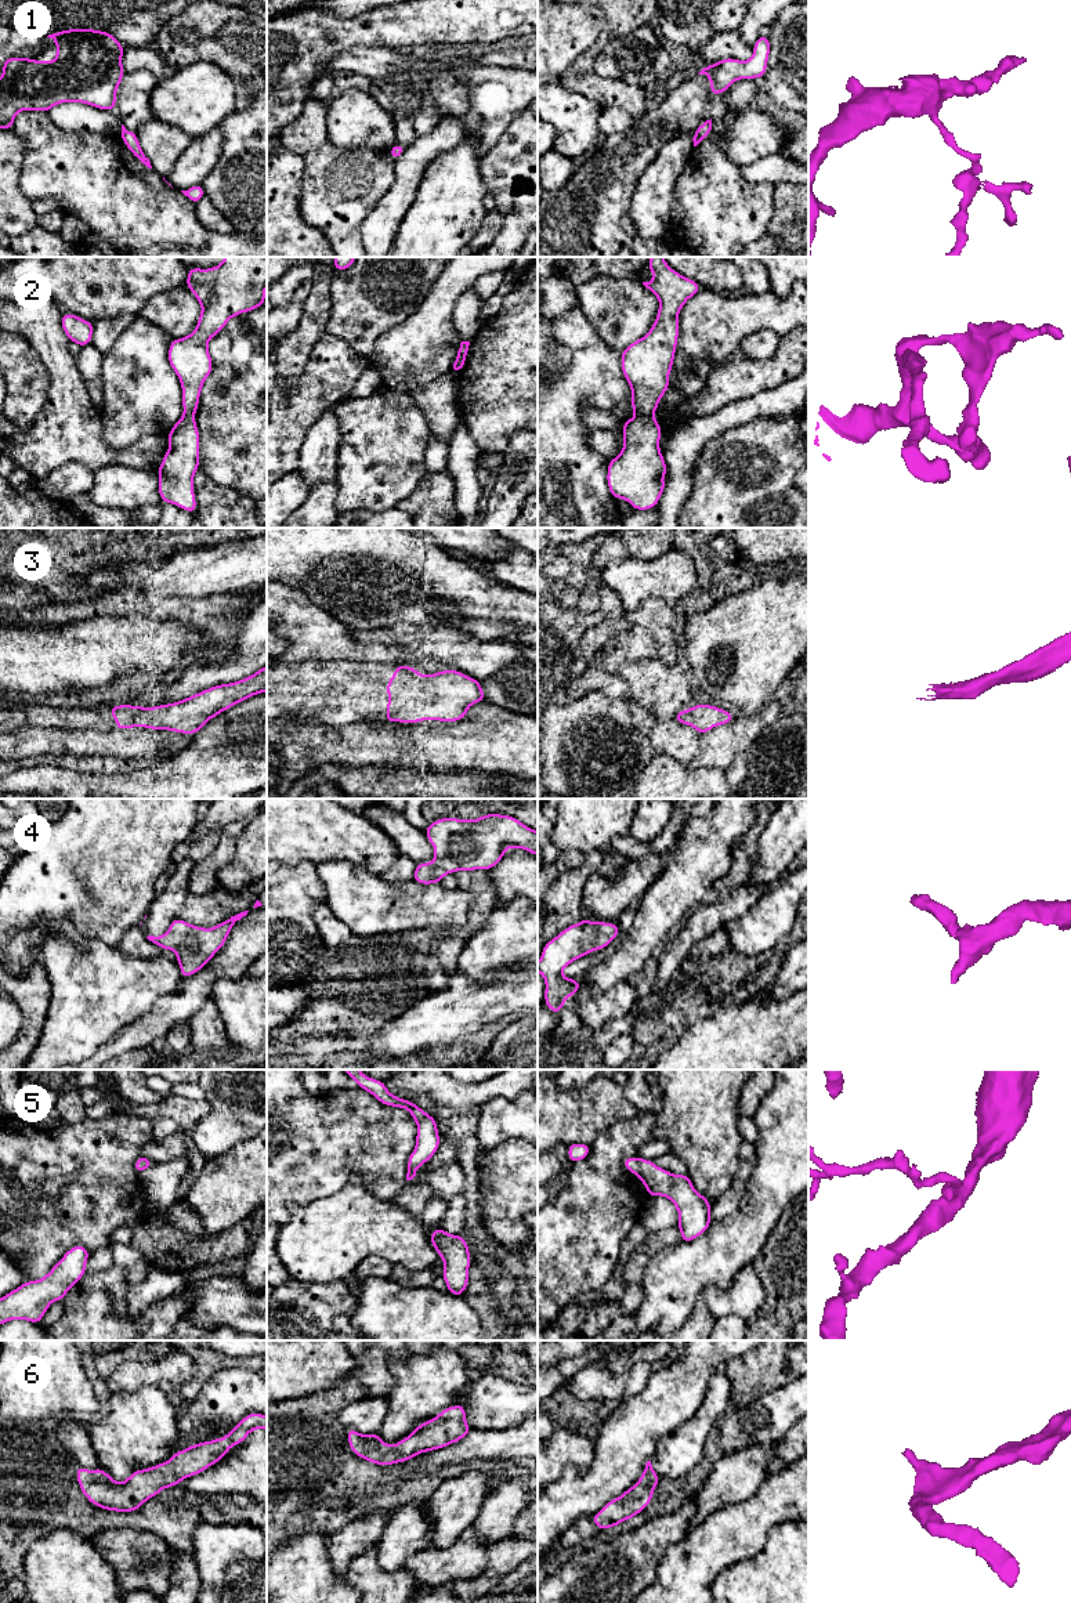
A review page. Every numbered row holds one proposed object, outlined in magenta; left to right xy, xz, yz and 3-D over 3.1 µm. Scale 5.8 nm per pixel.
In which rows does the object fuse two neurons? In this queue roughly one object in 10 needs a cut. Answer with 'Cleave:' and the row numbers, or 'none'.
Cleave: 2

